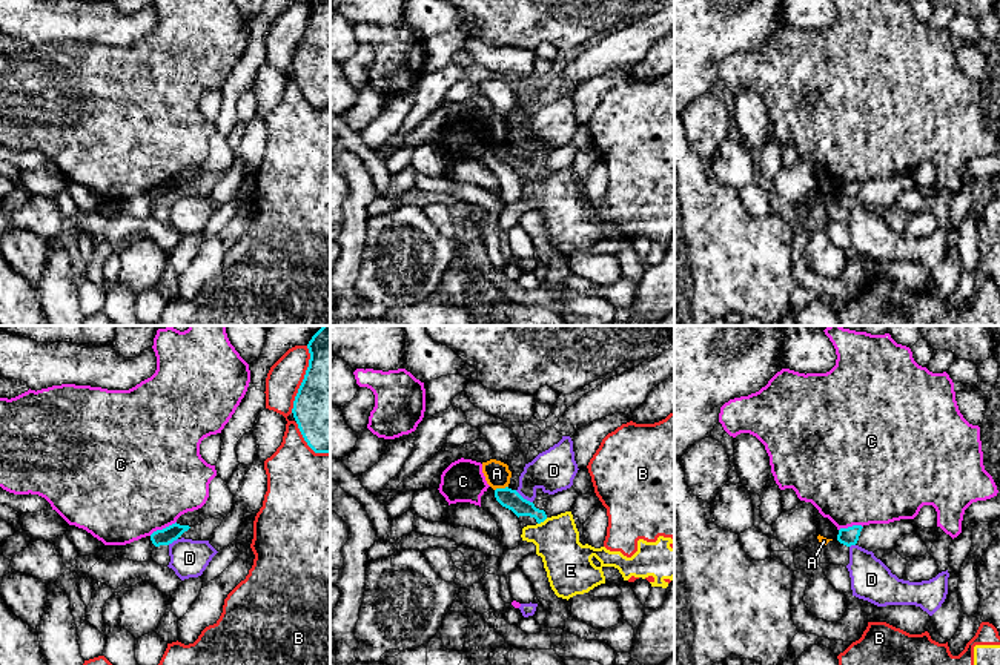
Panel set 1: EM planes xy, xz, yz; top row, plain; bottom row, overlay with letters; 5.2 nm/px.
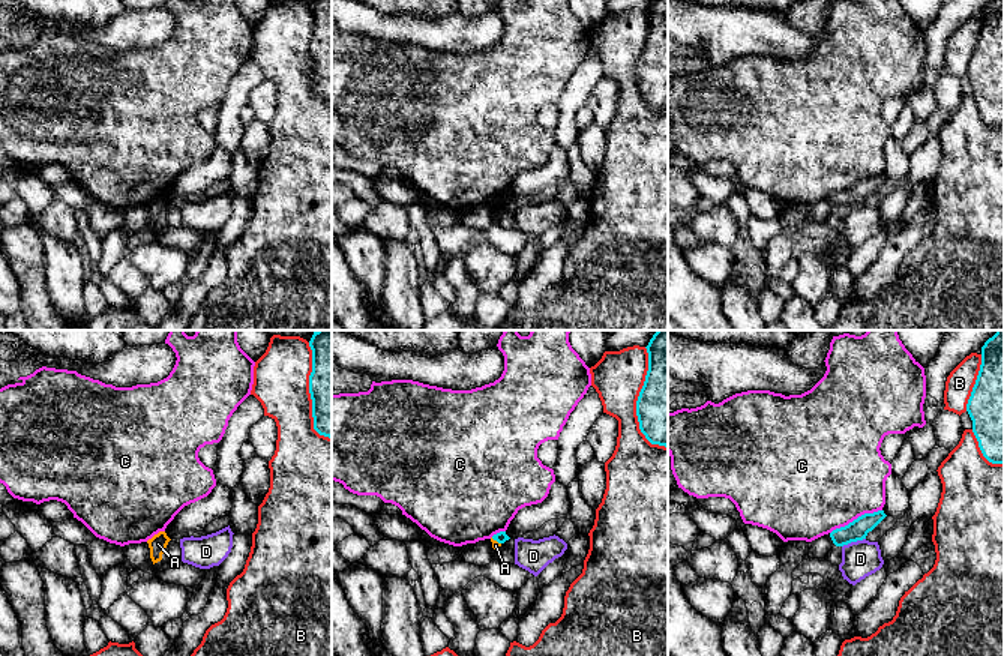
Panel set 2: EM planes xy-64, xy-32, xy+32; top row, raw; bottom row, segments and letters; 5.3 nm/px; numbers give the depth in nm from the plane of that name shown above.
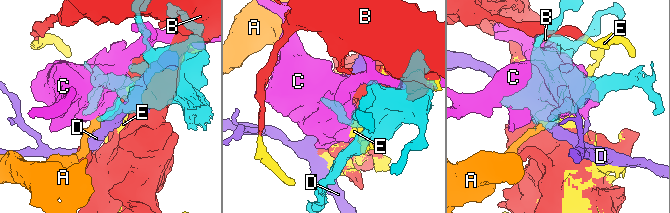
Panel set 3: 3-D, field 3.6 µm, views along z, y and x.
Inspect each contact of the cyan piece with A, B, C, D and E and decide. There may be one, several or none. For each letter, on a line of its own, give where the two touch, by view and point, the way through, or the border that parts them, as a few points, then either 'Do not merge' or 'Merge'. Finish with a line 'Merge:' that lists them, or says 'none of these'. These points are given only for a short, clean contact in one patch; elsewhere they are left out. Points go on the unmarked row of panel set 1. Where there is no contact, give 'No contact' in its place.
A: Touches cyan at xz (501, 145). Boundary: xz (507, 142), (495, 146). Do not merge
B: Touches cyan at xy (303, 36). Do not merge
C: Touches cyan at xy (163, 185). Do not merge
D: Touches cyan at xz (523, 154). Boundary: xz (515, 146), (532, 158). Do not merge
E: Touches cyan at xz (543, 177). Do not merge
Merge: none of these

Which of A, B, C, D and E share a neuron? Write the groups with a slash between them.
A / B E / C / D

